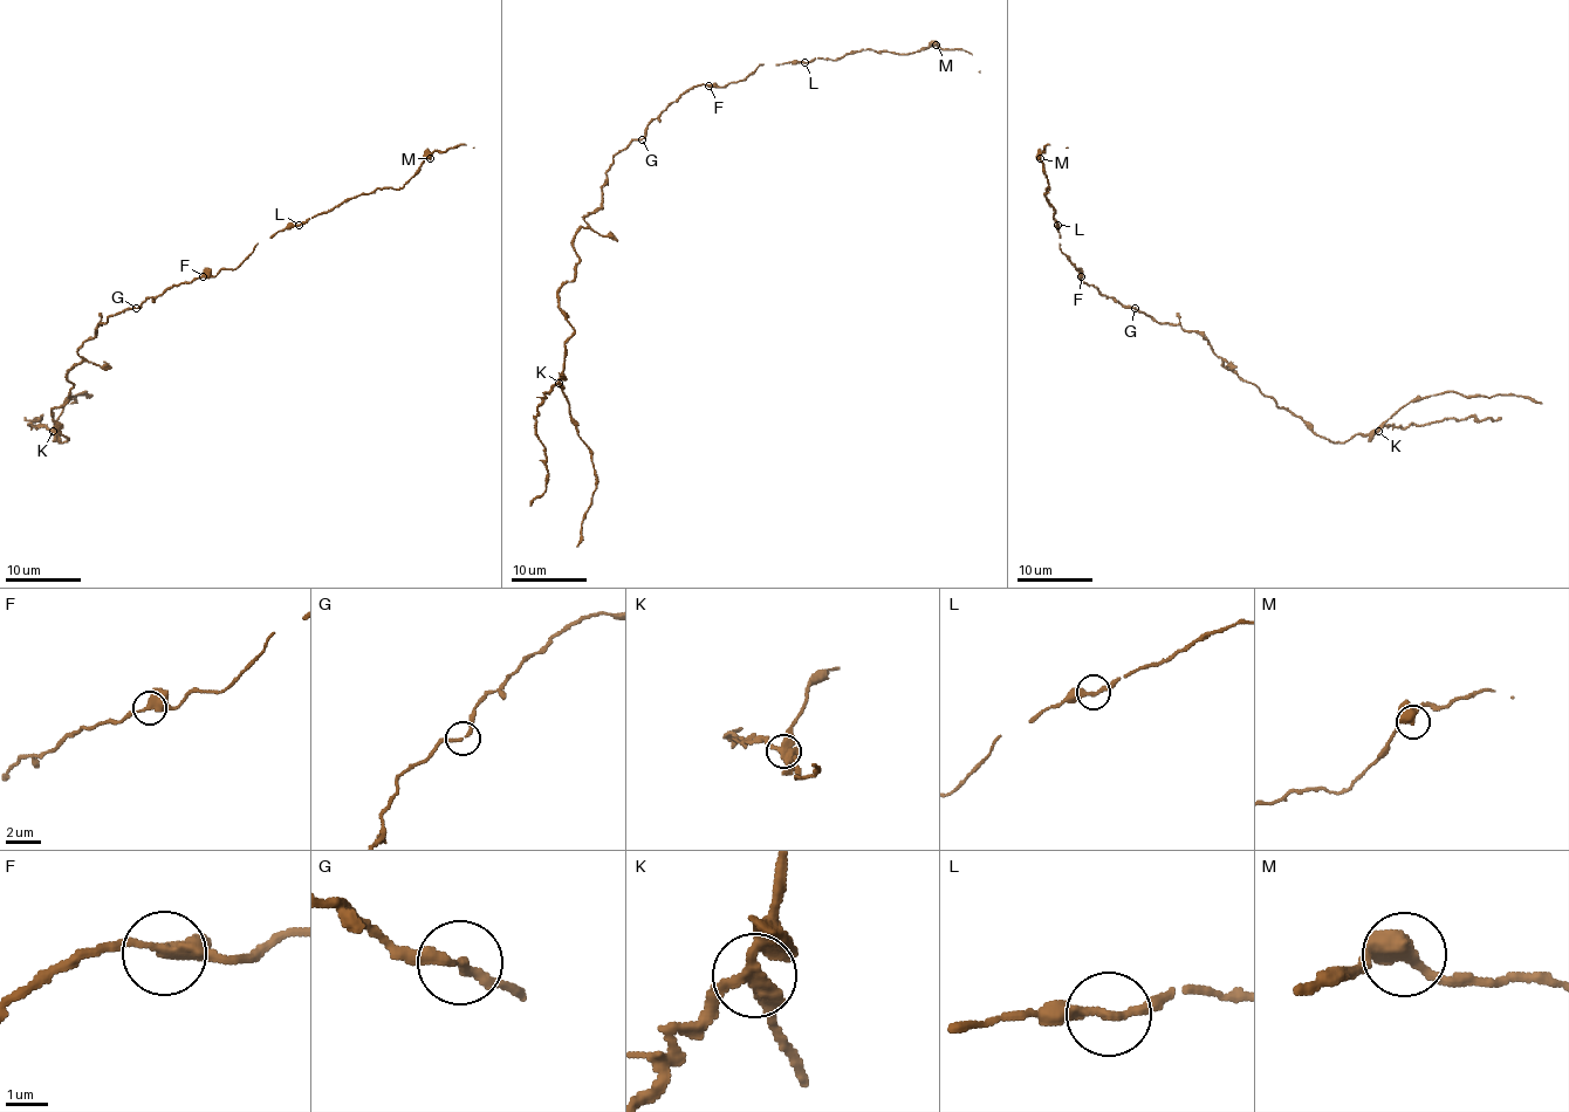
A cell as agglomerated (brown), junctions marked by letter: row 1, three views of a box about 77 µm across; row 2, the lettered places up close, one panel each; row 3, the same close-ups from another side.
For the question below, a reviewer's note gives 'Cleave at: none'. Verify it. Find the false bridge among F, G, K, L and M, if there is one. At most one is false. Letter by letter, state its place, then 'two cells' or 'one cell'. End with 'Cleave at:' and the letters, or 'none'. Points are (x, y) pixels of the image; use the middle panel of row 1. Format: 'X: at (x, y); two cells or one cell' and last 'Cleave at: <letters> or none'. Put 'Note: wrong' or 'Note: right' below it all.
F: at (708, 86); one cell
G: at (642, 139); one cell
K: at (559, 383); two cells
L: at (804, 62); one cell
M: at (936, 45); one cell
Cleave at: K
Note: wrong

